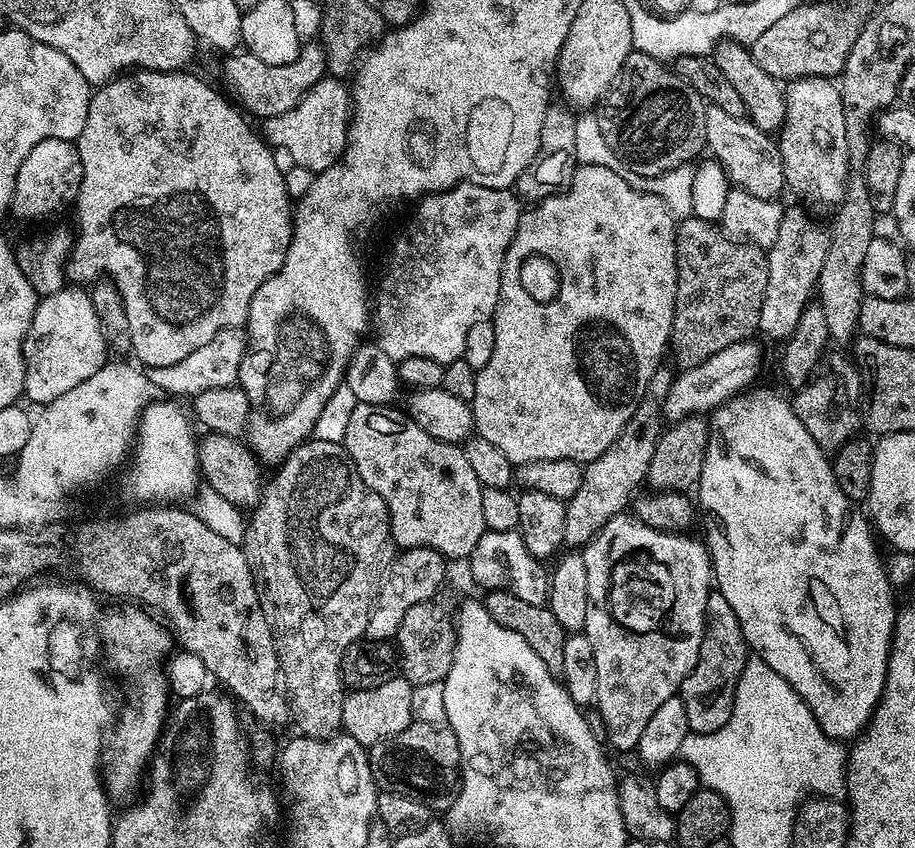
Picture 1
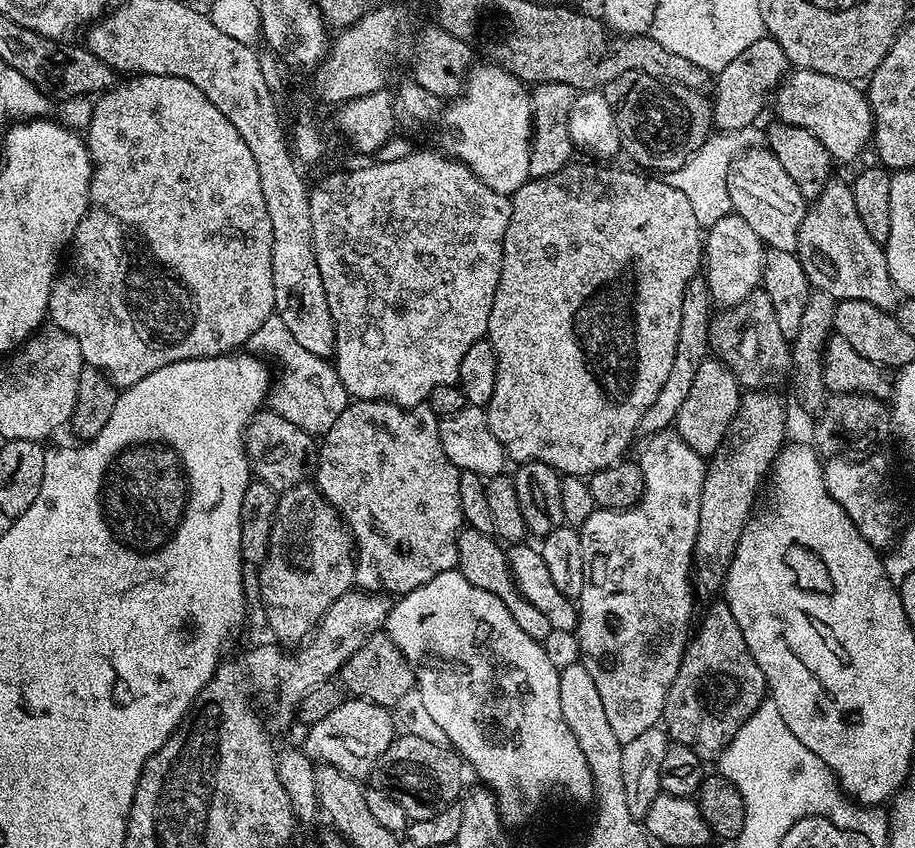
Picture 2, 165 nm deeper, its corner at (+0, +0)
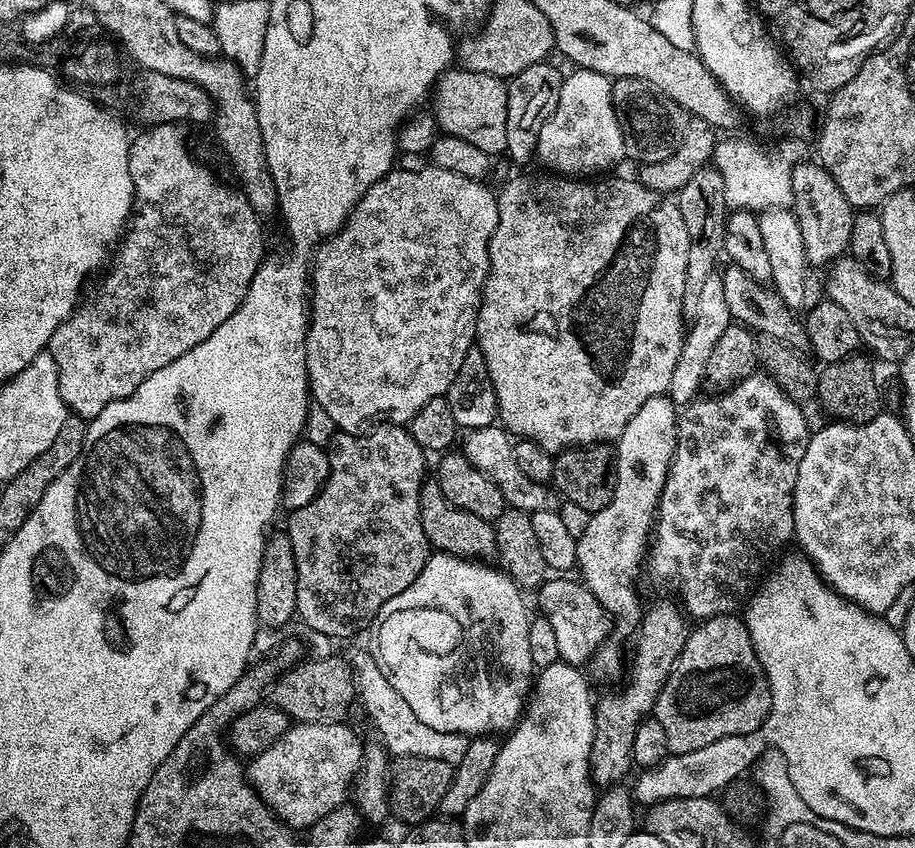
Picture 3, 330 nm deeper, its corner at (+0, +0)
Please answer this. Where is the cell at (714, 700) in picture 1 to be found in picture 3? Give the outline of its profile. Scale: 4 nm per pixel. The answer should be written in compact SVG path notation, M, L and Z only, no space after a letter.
M739 615L712 616L689 631L686 646L656 699L654 718L666 730L669 753L699 750L718 738L747 734L766 724L772 709L768 675L754 654Z

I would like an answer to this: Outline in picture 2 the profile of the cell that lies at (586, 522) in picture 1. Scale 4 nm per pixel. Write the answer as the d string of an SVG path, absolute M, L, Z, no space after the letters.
M698 274L688 283L686 290L682 294L682 322L678 322L678 346L674 346L674 362L670 365L670 375L667 376L662 390L658 390L658 398L654 398L650 410L646 410L646 414L642 414L639 426L641 433L655 434L673 427L678 410L682 410L682 402L686 402L686 394L690 394L690 386L694 382L694 374L698 374L698 366L706 359L708 331L712 325L713 317L713 313L711 311L708 312L708 308L711 309L712 307L712 295L708 292L708 279L702 274Z

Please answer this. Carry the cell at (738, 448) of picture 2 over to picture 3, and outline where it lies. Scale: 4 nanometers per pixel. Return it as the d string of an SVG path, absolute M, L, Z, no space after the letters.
M679 603L656 604L643 613L635 637L636 649L630 652L630 667L627 669L628 681L621 692L608 692L595 701L596 729L590 763L592 764L592 782L597 789L603 790L621 783L620 780L628 771L633 771L632 751L634 750L634 734L638 734L638 726L649 719L656 707L656 699L666 686L672 673L676 659L686 646L686 638L690 631L690 620L682 611Z

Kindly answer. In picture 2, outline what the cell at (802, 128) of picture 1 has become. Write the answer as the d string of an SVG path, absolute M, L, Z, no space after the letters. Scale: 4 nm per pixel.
M832 178L807 205L802 226L798 230L795 253L806 270L809 285L817 292L830 294L839 302L870 302L885 310L897 307L896 283L890 278L884 248L870 238L858 210L854 206L851 183Z

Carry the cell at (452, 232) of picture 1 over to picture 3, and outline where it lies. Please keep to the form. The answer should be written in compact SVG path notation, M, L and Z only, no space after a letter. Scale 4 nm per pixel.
M427 166L428 168L420 168L417 172L411 172L408 168L397 167L395 170L386 173L378 182L374 182L374 186L370 186L370 190L366 190L366 194L362 194L362 198L352 207L352 212L348 216L348 221L340 227L338 232L325 240L323 244L317 247L310 265L310 319L308 321L308 337L306 338L306 370L308 371L308 387L310 389L311 399L314 404L333 419L335 427L342 432L355 432L363 434L369 430L375 429L377 426L404 426L408 421L414 418L414 414L418 414L418 410L422 410L422 406L426 406L426 402L430 402L430 398L438 398L444 396L448 391L450 382L454 382L454 378L458 374L458 366L462 366L462 358L466 358L466 354L473 348L476 339L476 315L480 309L480 297L484 291L484 283L488 277L488 247L490 246L490 238L494 234L494 230L498 226L498 206L496 205L497 193L491 192L487 187L487 183L471 180L462 174L454 174L454 170L442 170L435 166Z

